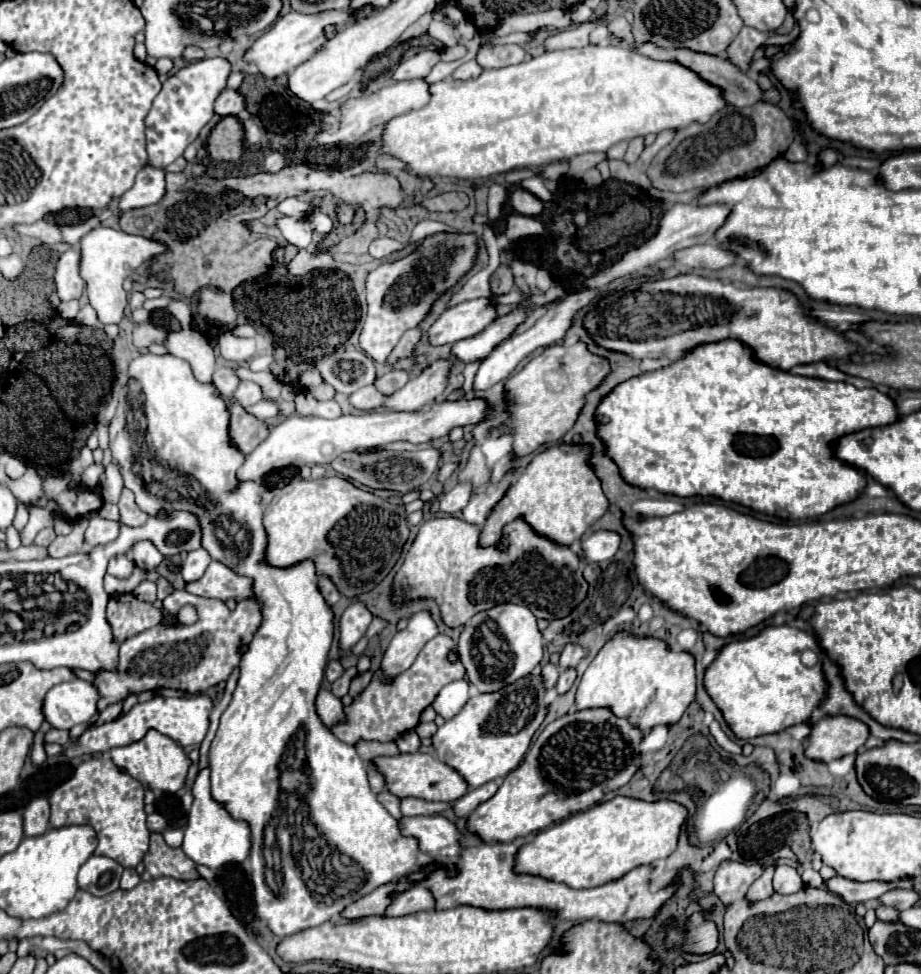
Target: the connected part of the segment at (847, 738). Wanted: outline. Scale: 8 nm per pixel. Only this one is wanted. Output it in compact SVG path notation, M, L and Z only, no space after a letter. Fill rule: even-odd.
M825 716L819 722L811 722L805 756L815 762L831 762L857 752L867 736L869 728L859 720L851 720L849 716Z

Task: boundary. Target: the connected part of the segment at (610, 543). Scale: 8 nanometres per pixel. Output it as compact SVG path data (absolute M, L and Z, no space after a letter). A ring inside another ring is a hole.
M593 532L581 540L583 556L591 562L609 560L619 548L619 536L615 532Z

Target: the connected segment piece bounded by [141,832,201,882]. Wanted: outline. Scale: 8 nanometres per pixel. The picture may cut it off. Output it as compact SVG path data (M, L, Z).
M153 832L149 842L149 852L145 854L145 872L141 880L155 880L159 876L171 876L175 880L197 880L201 874L197 872L197 864L189 860L181 848L171 848L163 840L161 834Z

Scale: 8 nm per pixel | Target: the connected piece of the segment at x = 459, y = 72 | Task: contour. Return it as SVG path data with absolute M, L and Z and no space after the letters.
M469 60L469 62L463 62L463 64L453 72L453 76L459 78L459 80L471 80L471 78L477 78L481 72L483 72L483 68L481 68L475 60Z

